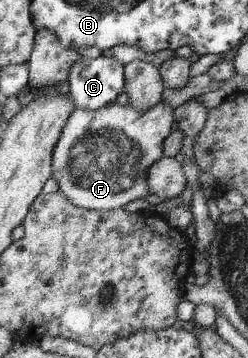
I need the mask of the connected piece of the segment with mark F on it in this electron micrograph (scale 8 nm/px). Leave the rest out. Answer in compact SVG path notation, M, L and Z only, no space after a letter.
M162 101L146 112L138 112L130 103L123 106L115 103L93 111L73 110L54 147L52 178L58 183L58 191L76 206L95 211L123 208L125 204L145 197L150 193L147 174L154 163L163 157L163 146L175 122L174 111Z

